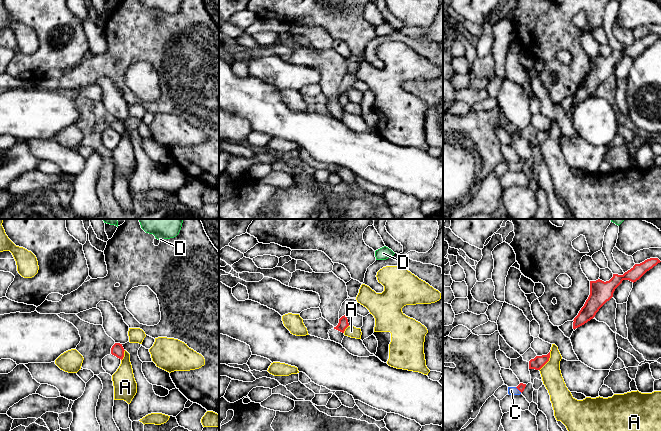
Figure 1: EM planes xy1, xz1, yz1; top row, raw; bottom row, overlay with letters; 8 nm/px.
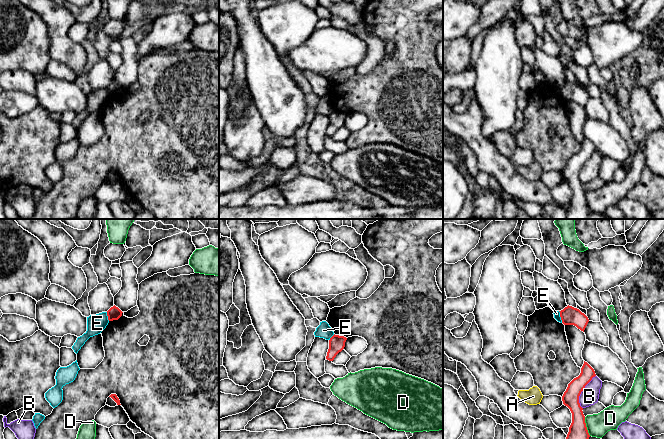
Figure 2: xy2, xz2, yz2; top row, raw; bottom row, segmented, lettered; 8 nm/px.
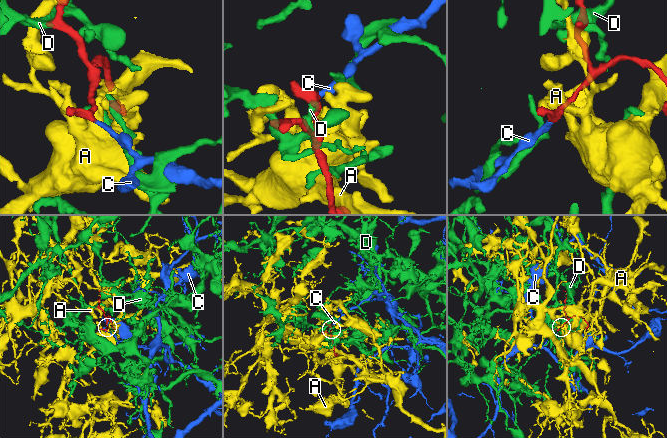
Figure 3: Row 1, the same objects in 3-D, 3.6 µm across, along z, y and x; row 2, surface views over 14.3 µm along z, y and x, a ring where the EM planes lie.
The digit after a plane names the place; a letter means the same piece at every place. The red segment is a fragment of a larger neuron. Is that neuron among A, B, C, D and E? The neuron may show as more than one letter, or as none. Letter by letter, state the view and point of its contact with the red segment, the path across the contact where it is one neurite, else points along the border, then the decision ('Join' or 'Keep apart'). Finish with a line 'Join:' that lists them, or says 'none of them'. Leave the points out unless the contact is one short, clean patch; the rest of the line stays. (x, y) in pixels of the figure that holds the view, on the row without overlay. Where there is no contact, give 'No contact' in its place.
A: Touches red at yz1 (548, 136). Keep apart
B: Touches red at yz2 (581, 167). Boundary: yz2 (595, 151), (579, 172), (579, 181), (582, 184). Keep apart
C: Touches red at yz1 (518, 165). Path across: yz1 (521, 162), (518, 165), (511, 166). Join
D: Touches red at yz2 (585, 202). Keep apart
E: Touches red at yz2 (561, 93). Boundary: yz2 (558, 87), (562, 98). Keep apart
Join: C

